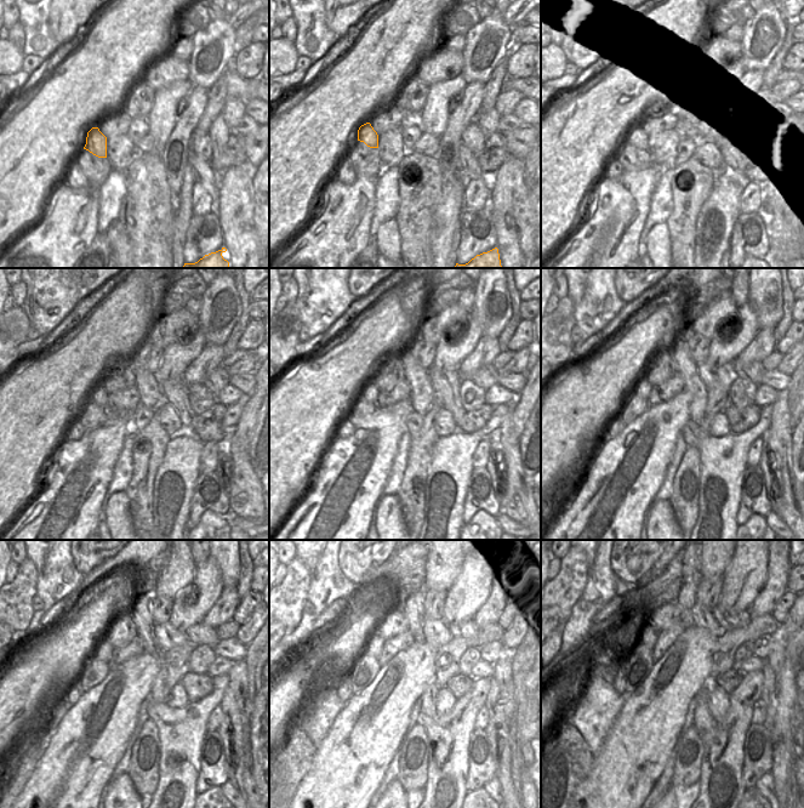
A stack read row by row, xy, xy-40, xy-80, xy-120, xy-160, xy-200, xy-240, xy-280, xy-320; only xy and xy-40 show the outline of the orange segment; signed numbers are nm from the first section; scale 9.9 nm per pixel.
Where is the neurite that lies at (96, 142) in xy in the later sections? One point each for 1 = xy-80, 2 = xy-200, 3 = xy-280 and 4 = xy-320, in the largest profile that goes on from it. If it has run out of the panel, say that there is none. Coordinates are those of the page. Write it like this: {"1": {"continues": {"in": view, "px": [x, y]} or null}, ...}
{"1": {"continues": {"in": "xy-80", "px": [637, 136]}}, "2": {"continues": {"in": "xy-200", "px": [643, 388]}}, "3": {"continues": {"in": "xy-280", "px": [375, 643]}}, "4": {"continues": {"in": "xy-320", "px": [649, 635]}}}

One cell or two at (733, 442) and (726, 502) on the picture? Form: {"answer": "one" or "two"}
{"answer": "one"}

